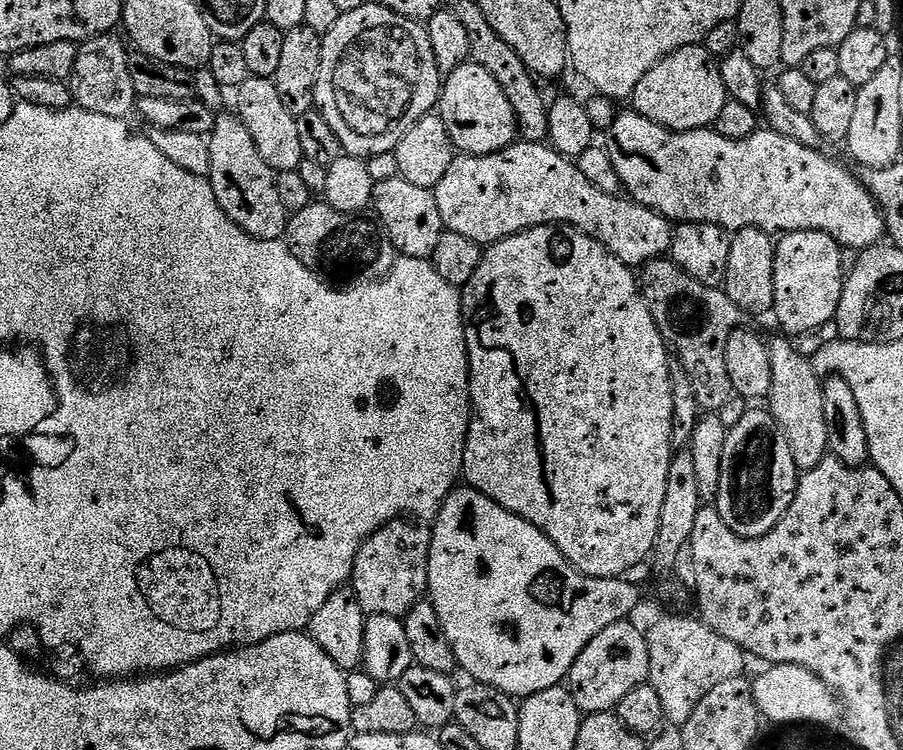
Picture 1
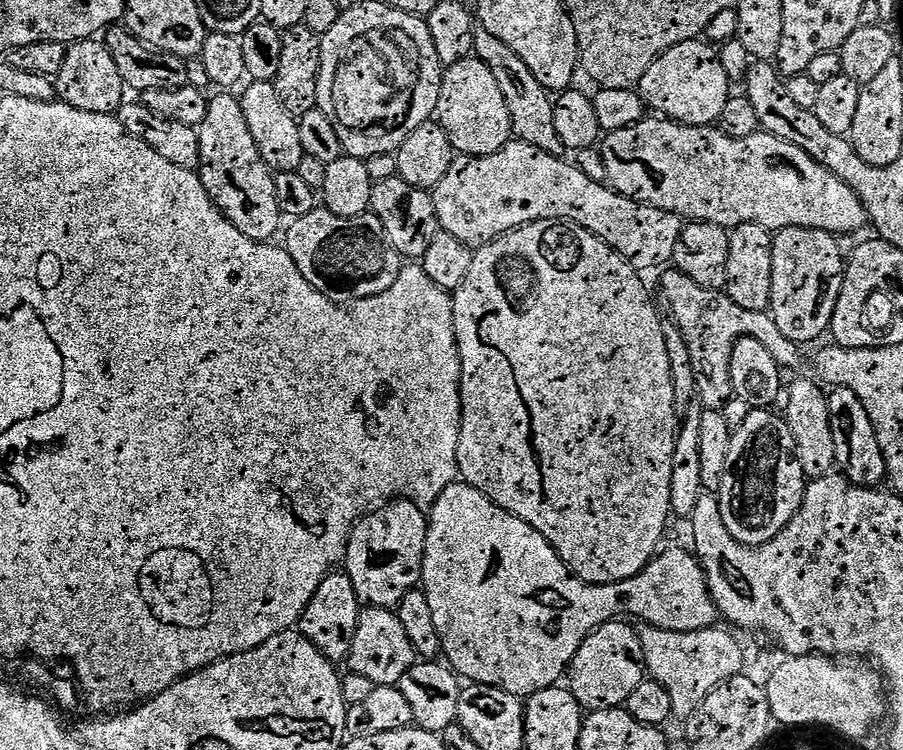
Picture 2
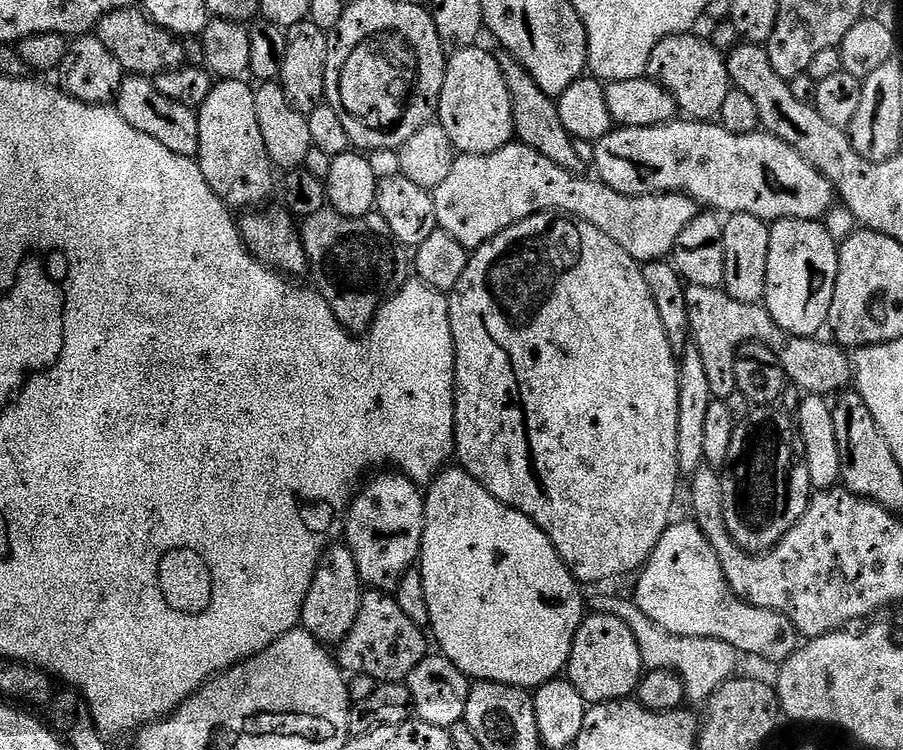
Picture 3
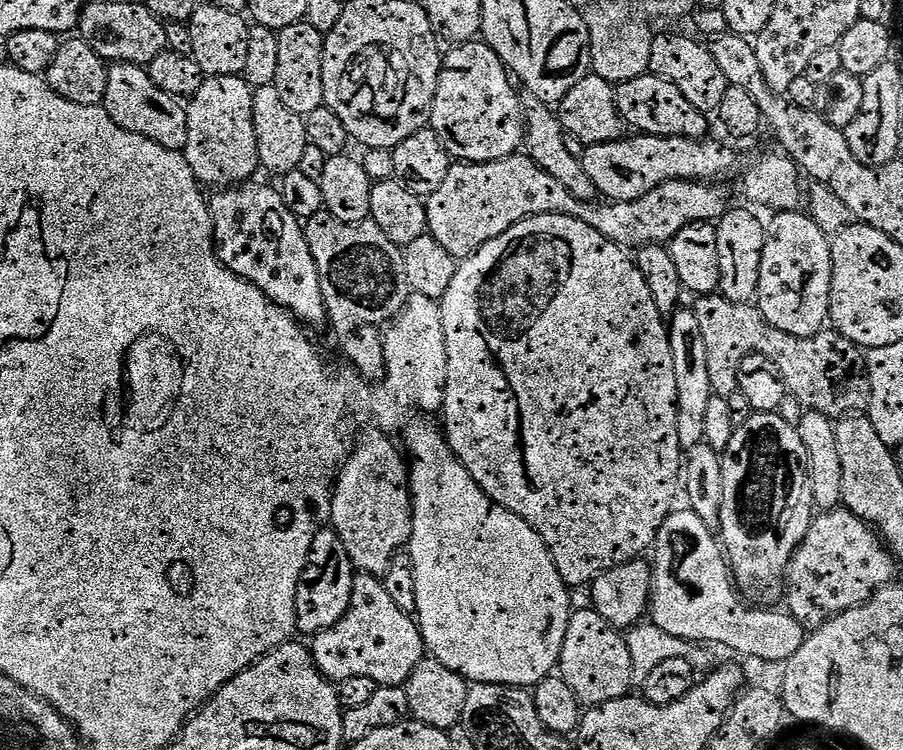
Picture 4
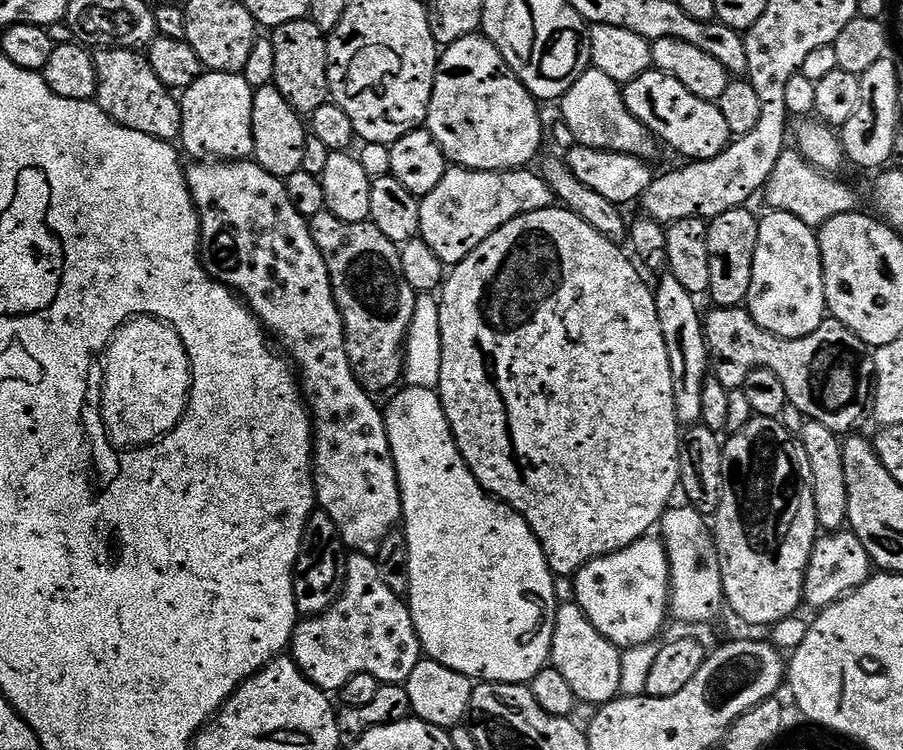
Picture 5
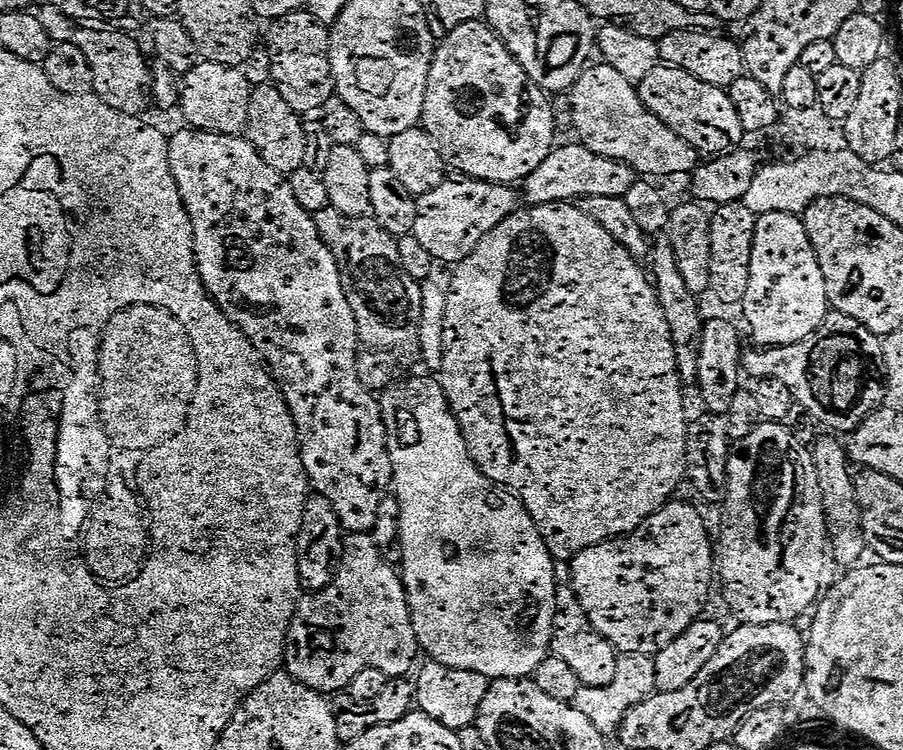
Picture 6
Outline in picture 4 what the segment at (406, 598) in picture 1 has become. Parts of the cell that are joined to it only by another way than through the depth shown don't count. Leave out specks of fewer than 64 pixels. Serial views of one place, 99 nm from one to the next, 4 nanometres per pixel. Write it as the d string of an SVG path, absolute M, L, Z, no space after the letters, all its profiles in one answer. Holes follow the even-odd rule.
M372 426L351 449L332 489L331 527L346 545L352 567L383 577L390 562L404 549L412 533L412 486L405 457L392 445L387 431Z

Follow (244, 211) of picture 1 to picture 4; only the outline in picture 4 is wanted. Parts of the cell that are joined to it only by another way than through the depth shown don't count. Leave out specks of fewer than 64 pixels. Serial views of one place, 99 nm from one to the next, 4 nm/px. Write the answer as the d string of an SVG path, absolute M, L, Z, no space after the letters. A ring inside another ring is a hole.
M243 75L210 76L205 79L202 90L187 101L188 109L188 144L182 149L190 170L194 170L201 185L220 184L216 186L239 186L251 181L256 171L261 171L258 154L258 138L254 130L254 89L247 83Z

